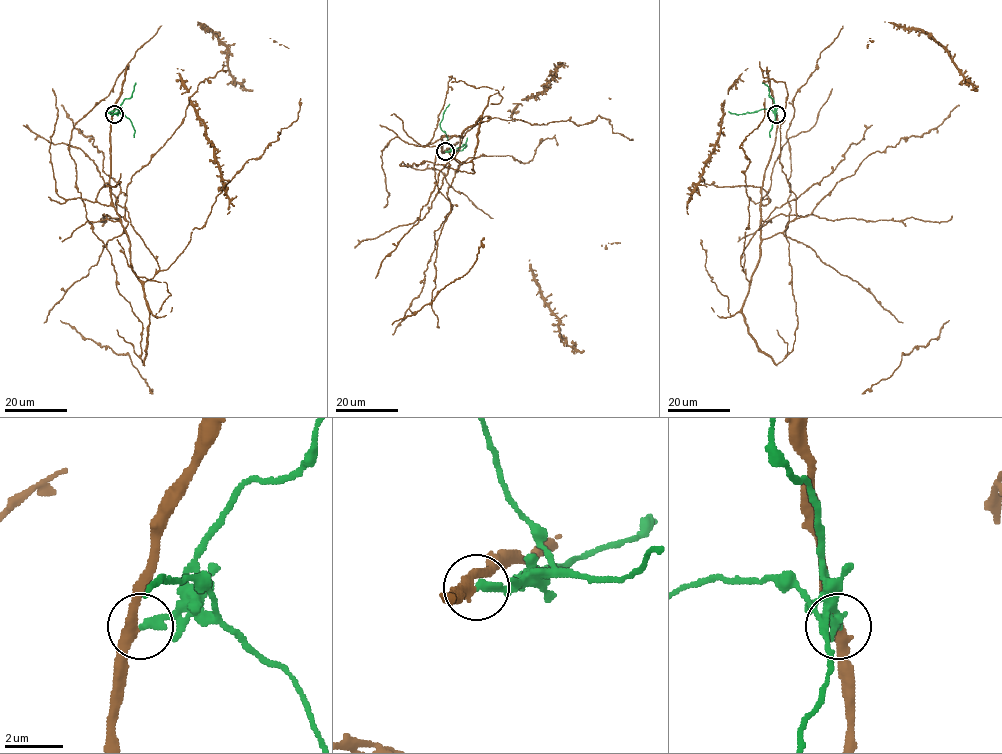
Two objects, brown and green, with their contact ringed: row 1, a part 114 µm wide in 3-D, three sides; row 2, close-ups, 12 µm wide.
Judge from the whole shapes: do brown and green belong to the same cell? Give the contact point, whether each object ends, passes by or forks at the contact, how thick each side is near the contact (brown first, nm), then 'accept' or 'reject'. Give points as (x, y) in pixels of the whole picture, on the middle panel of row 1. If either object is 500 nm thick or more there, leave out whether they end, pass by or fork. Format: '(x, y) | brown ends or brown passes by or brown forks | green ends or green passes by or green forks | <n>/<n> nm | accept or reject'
(445, 151) | brown passes by | green ends | 360/280 nm | reject

